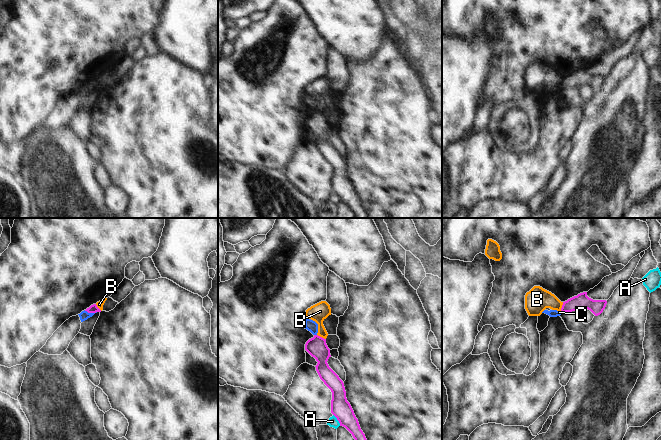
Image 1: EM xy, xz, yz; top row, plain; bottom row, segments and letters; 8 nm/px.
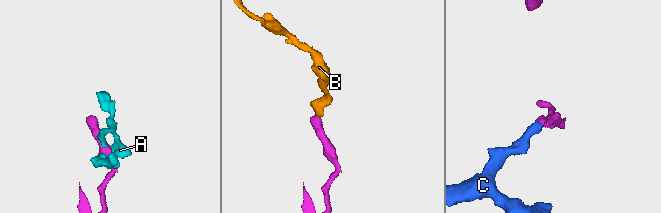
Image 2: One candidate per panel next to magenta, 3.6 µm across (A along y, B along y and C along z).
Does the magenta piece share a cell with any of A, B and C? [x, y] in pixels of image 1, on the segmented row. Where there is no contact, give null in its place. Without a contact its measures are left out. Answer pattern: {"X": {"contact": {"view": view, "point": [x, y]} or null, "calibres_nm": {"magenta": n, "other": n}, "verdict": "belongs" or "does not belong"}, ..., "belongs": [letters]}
{"A": {"contact": {"view": "xz", "point": [337, 419]}, "calibres_nm": {"magenta": 160, "other": 80}, "verdict": "does not belong"}, "B": {"contact": {"view": "xz", "point": [321, 337]}, "calibres_nm": {"magenta": 160, "other": 140}, "verdict": "does not belong"}, "C": {"contact": {"view": "xy", "point": [90, 312]}, "calibres_nm": {"magenta": 70, "other": 80}, "verdict": "does not belong"}, "belongs": []}

